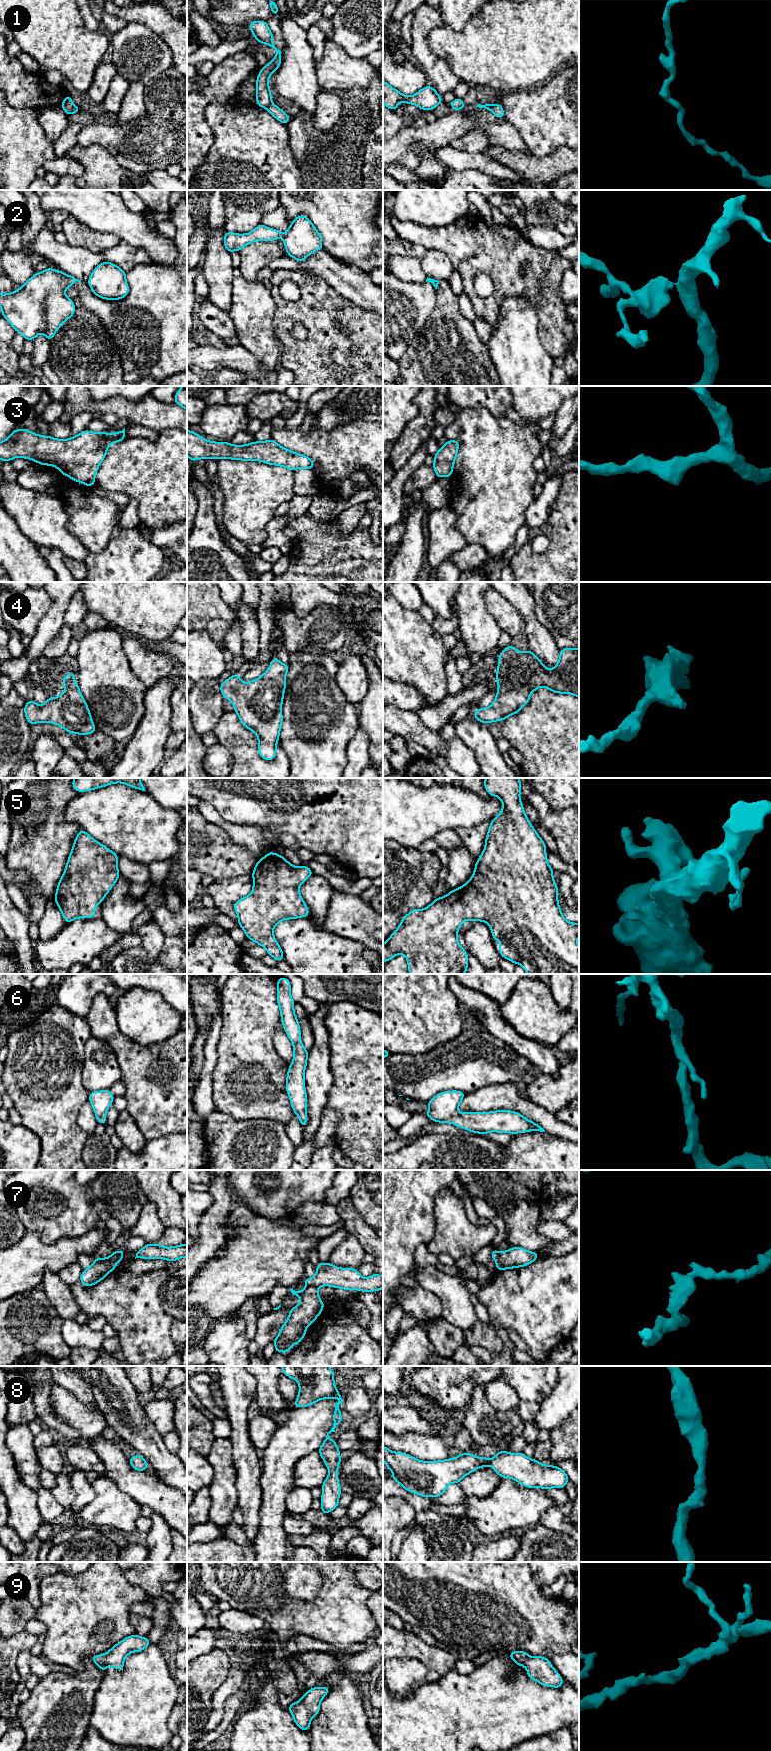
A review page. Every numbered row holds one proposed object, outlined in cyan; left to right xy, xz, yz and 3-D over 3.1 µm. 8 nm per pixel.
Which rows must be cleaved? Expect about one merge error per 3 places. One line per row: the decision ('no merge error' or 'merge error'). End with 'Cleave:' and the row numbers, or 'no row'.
1: merge error
2: merge error
3: no merge error
4: no merge error
5: no merge error
6: no merge error
7: merge error
8: no merge error
9: no merge error
Cleave: 1, 2, 7

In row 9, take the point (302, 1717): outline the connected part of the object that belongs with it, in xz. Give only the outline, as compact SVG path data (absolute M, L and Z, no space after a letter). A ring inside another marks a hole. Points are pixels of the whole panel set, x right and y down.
M314 1687L302 1695L299 1701L292 1703L288 1710L294 1722L303 1731L308 1731L311 1720L320 1711L320 1702L330 1691L330 1687Z

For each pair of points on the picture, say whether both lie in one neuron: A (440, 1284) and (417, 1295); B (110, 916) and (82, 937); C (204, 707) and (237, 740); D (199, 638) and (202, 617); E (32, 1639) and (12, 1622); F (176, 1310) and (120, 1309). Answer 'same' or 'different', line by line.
A: different
B: different
C: different
D: different
E: different
F: different

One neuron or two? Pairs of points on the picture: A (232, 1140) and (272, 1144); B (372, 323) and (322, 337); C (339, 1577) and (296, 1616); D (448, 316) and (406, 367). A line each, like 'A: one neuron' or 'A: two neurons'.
A: one neuron
B: one neuron
C: one neuron
D: one neuron

